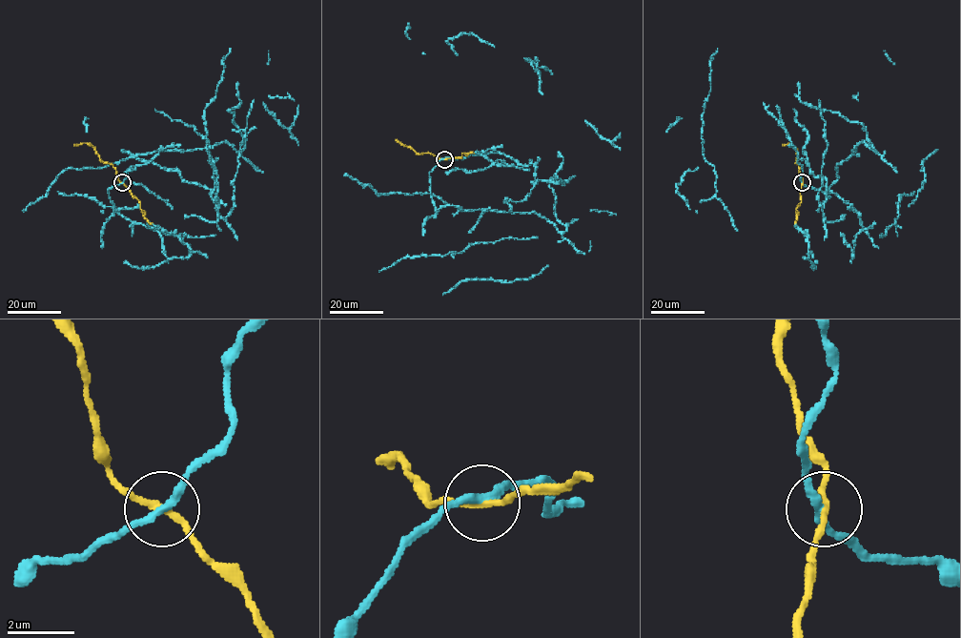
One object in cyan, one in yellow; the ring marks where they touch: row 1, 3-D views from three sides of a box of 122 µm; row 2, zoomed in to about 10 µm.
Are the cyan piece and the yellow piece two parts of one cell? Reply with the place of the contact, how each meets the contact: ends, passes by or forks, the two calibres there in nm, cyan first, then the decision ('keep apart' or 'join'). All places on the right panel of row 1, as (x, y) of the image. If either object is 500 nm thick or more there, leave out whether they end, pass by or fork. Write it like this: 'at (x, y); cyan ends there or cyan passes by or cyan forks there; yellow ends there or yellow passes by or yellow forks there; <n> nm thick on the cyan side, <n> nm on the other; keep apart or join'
at (802, 182); cyan passes by; yellow passes by; 240 nm thick on the cyan side, 170 nm on the other; join

